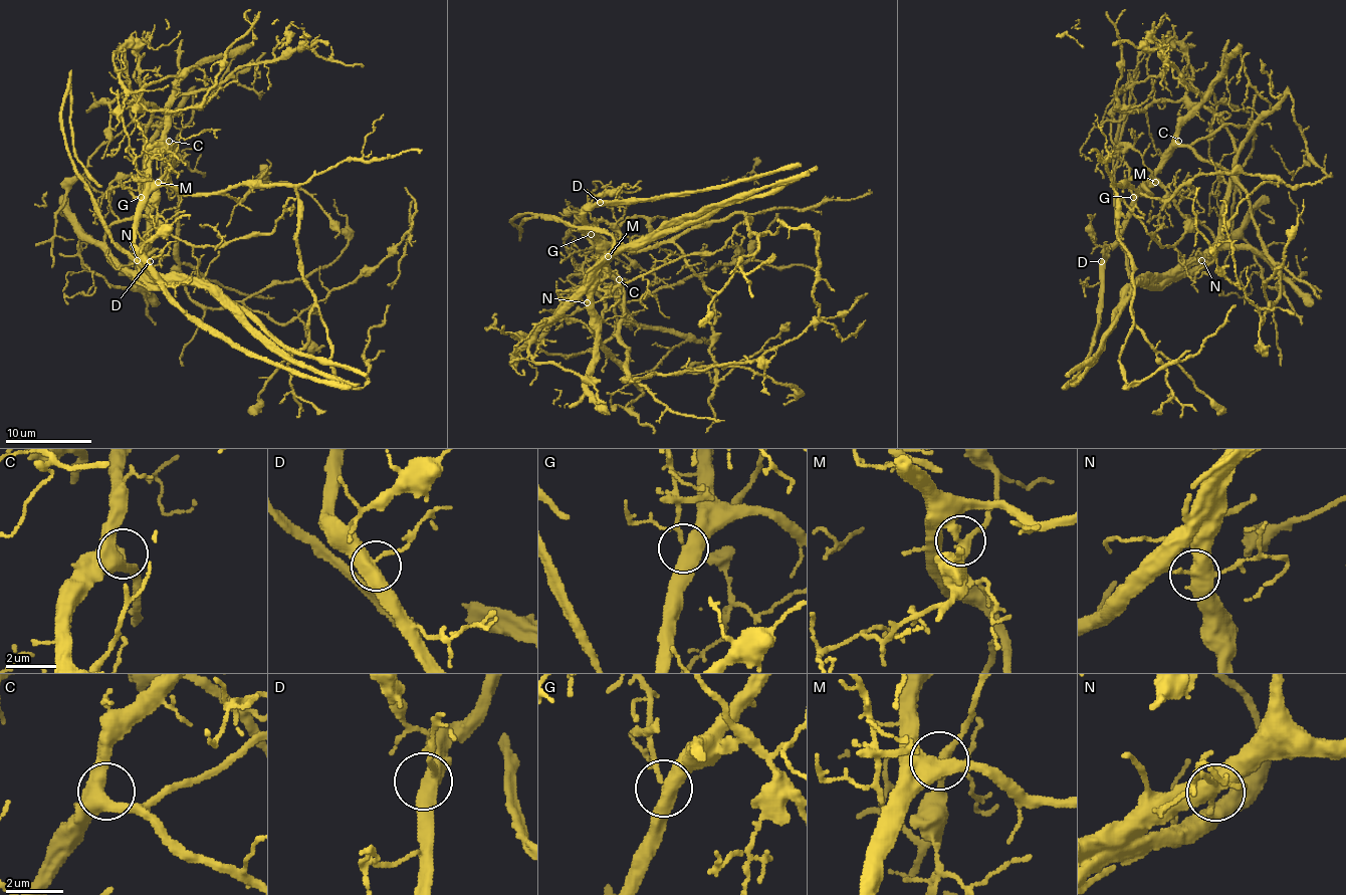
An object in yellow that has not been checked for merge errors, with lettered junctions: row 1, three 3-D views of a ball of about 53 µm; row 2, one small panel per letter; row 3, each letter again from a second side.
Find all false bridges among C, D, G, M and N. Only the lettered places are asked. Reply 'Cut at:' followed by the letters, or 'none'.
Cut at: M, N

